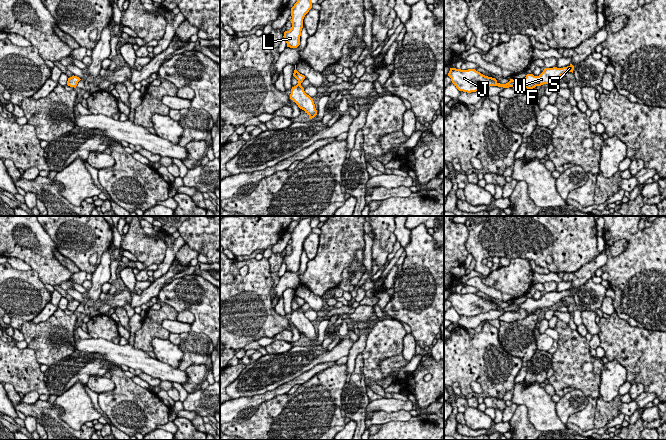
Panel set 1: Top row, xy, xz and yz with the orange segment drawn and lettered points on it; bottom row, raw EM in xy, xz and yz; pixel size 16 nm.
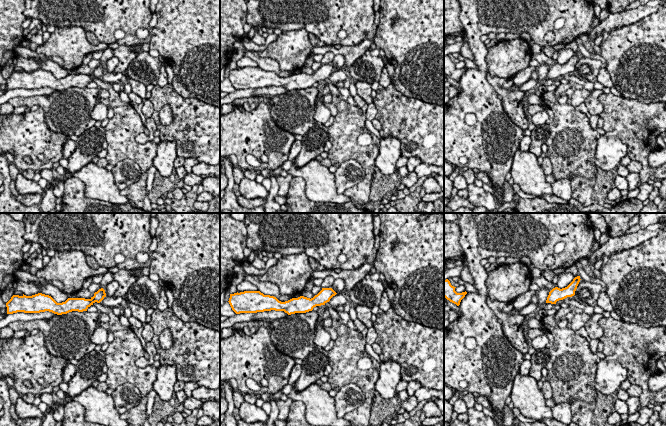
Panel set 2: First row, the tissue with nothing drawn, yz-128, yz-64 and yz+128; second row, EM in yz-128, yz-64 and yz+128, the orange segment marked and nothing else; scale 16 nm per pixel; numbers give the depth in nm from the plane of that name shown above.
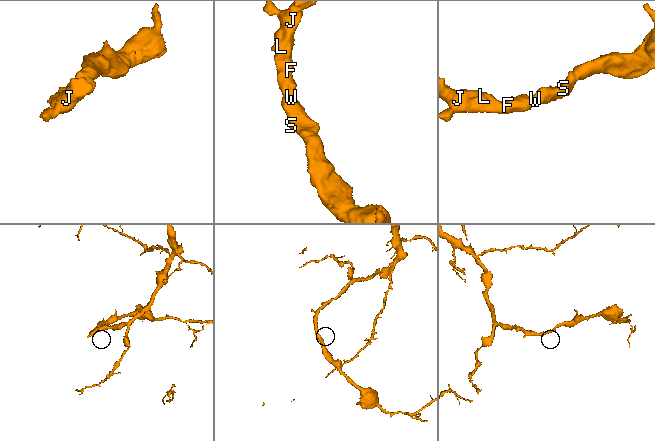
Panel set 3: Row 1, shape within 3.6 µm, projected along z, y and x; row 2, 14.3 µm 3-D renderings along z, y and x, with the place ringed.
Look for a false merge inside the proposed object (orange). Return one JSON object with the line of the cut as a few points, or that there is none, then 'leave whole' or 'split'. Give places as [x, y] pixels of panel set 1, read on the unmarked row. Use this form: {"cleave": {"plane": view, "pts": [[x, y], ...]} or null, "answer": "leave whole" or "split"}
{"cleave": null, "answer": "leave whole"}

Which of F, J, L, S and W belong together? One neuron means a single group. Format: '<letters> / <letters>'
F J L S W

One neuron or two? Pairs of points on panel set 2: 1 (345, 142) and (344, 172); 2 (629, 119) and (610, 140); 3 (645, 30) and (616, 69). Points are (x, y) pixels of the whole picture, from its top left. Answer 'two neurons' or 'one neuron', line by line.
1: two neurons
2: two neurons
3: one neuron

